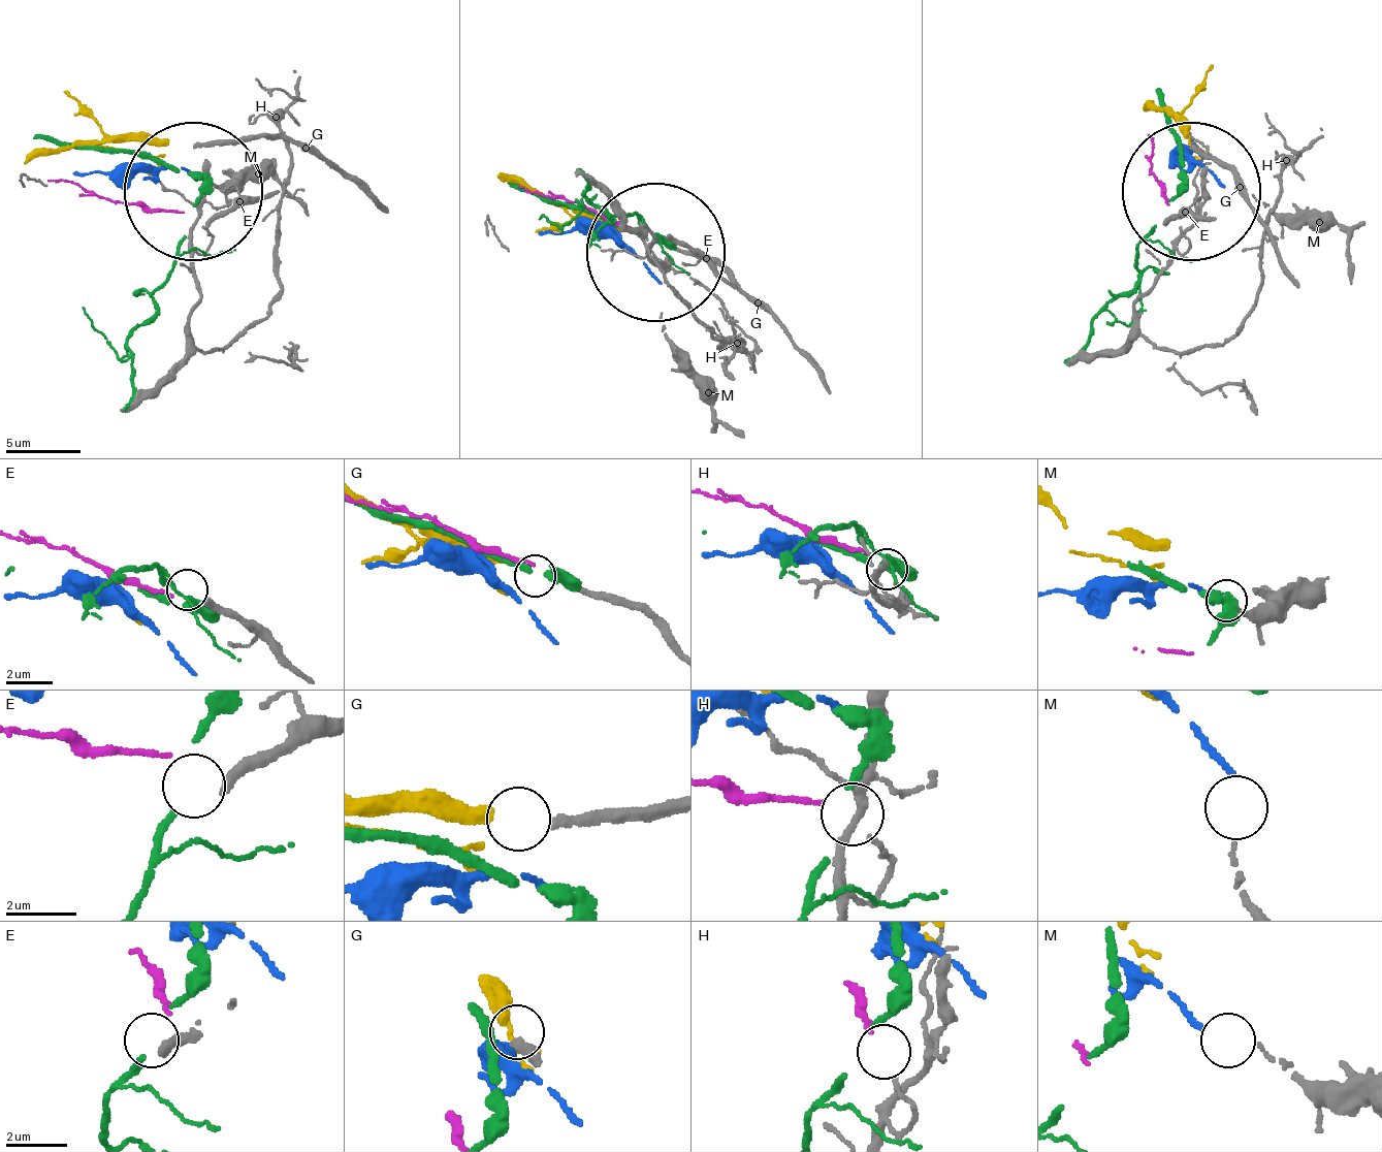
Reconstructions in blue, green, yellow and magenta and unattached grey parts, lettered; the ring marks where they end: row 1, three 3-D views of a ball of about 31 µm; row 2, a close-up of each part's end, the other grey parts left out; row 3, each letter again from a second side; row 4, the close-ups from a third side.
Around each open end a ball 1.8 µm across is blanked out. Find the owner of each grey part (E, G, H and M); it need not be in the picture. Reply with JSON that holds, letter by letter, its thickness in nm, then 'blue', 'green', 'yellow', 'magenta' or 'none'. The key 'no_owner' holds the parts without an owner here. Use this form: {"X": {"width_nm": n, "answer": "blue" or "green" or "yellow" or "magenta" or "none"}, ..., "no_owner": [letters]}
{"E": {"width_nm": 280, "answer": "none"}, "G": {"width_nm": 240, "answer": "yellow"}, "H": {"width_nm": 130, "answer": "magenta"}, "M": {"width_nm": 110, "answer": "blue"}, "no_owner": ["E"]}

